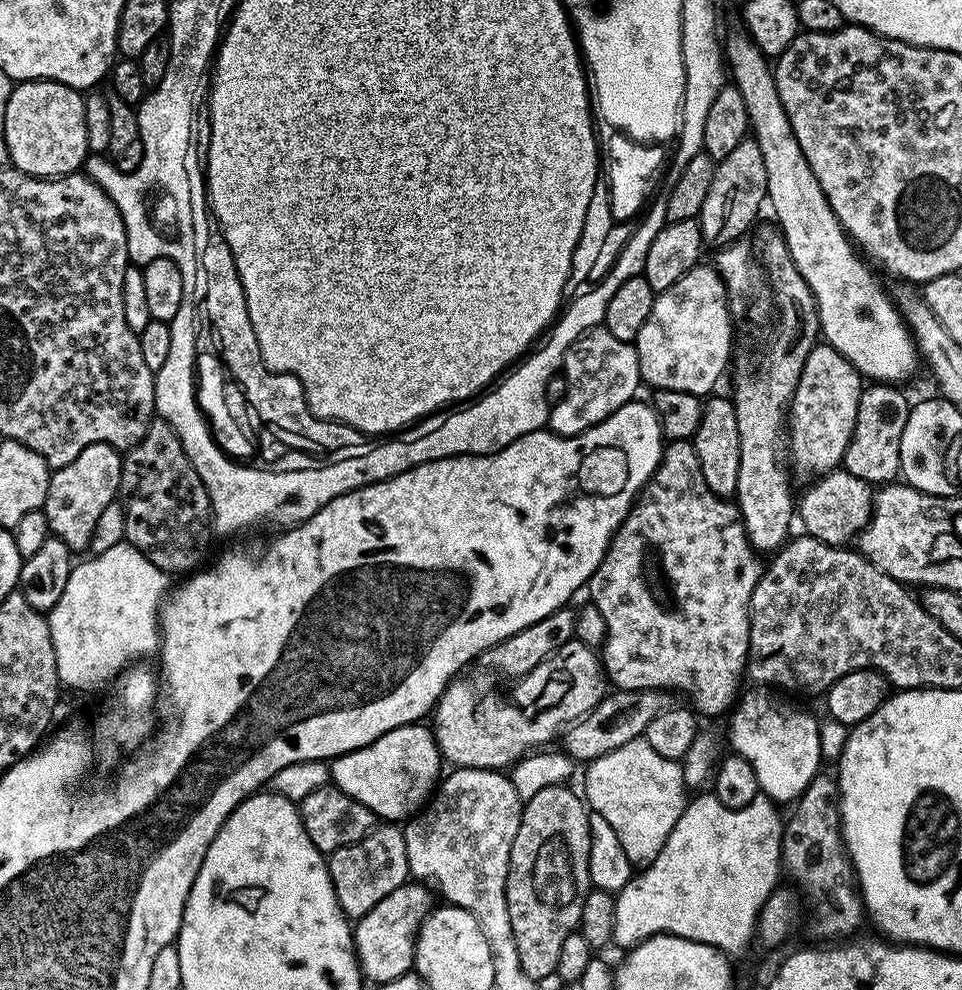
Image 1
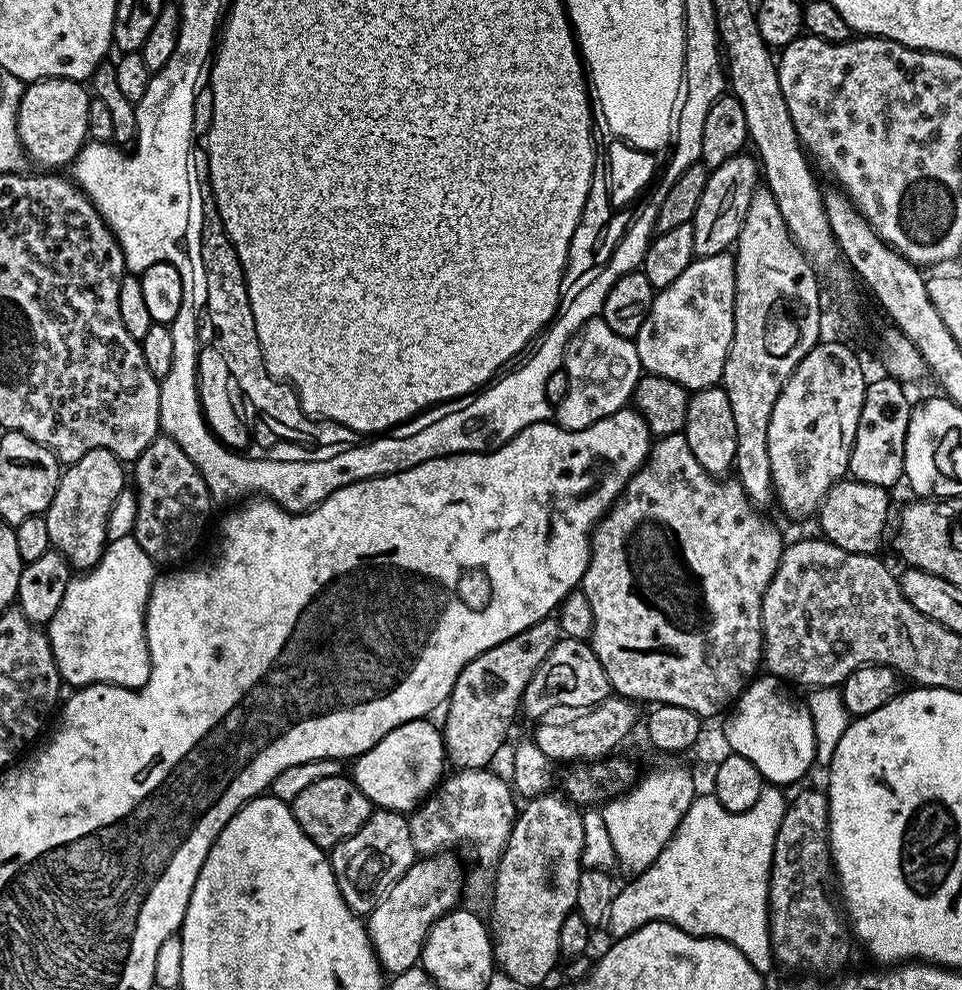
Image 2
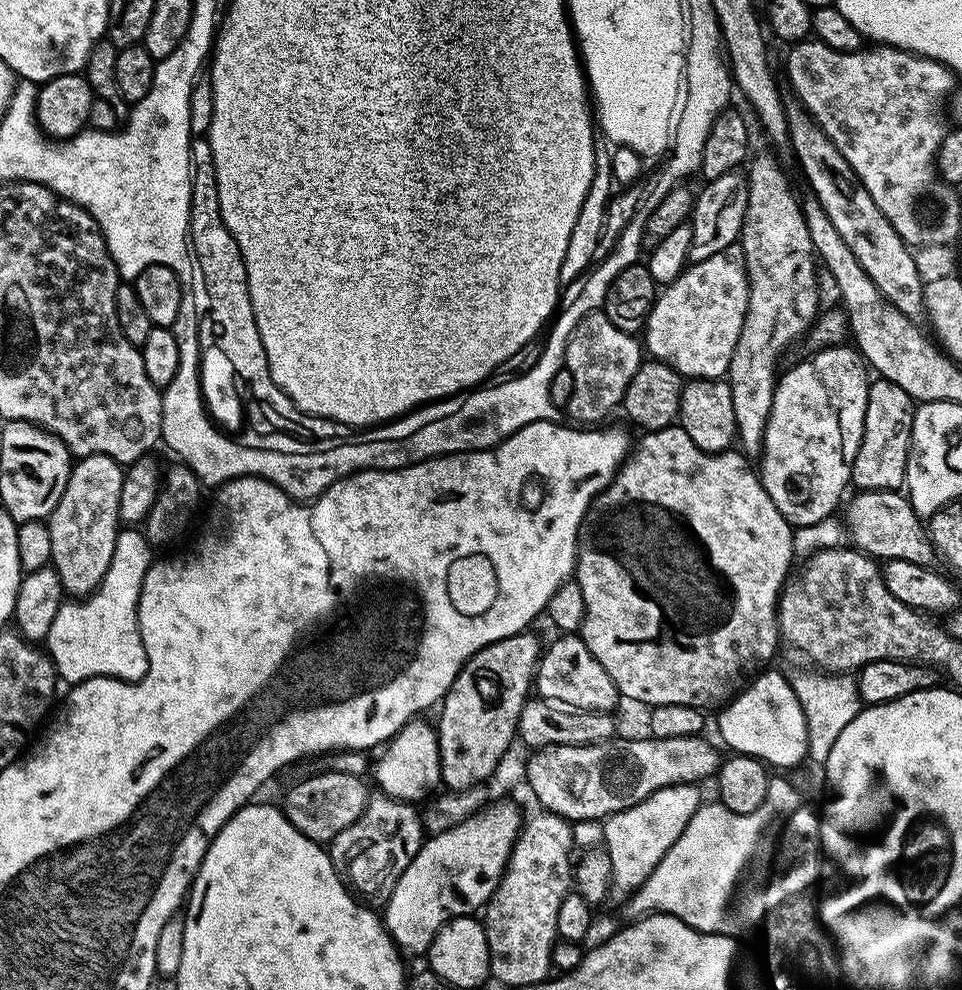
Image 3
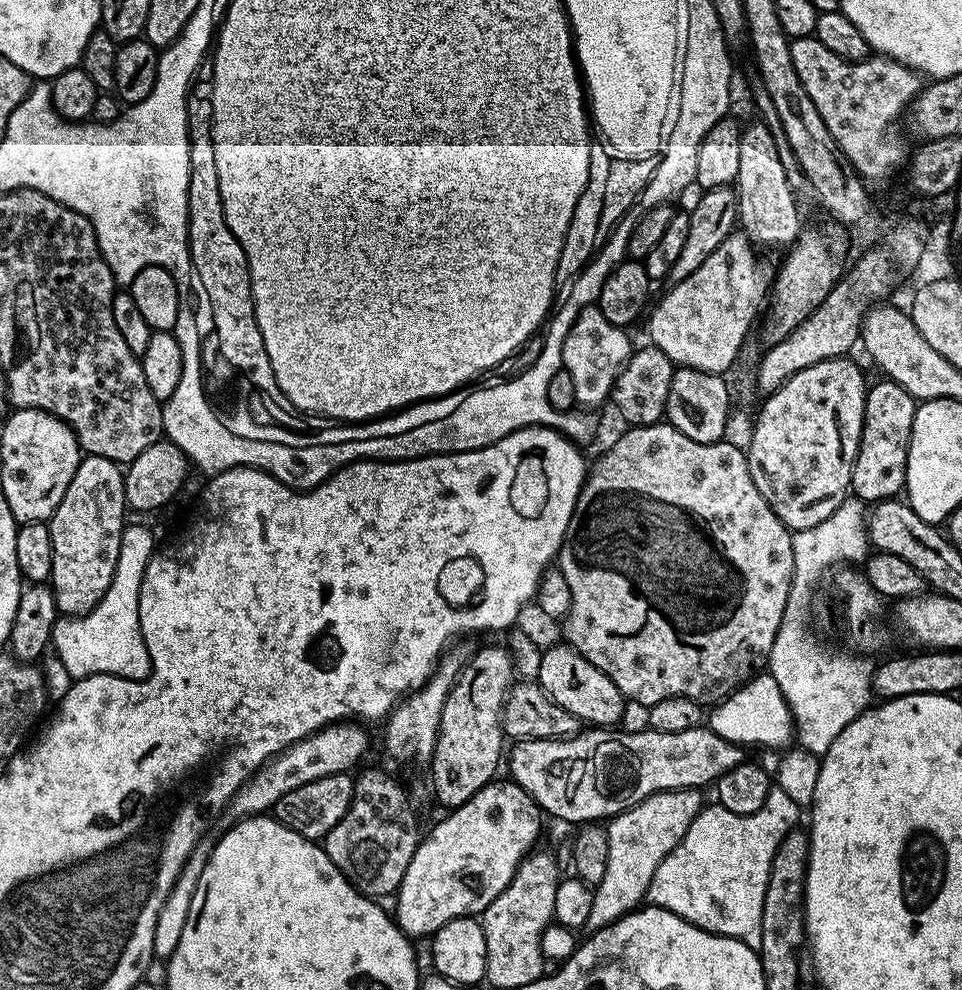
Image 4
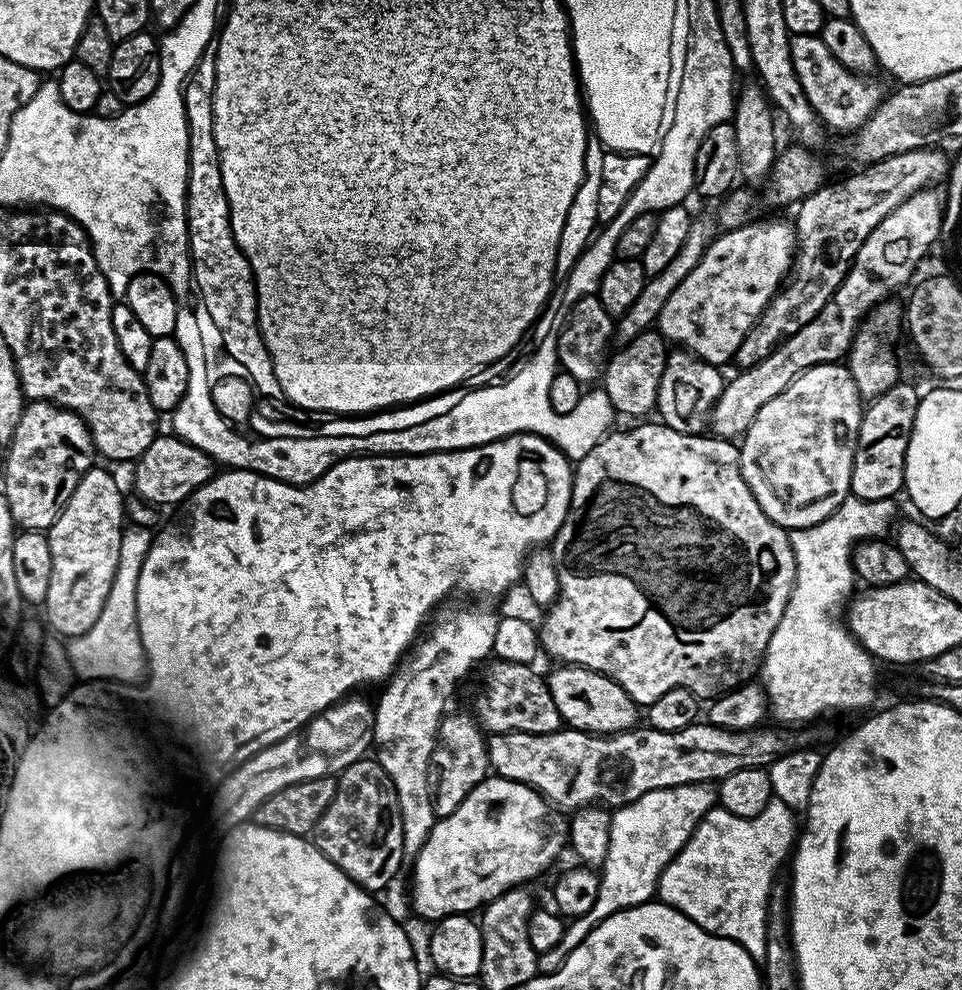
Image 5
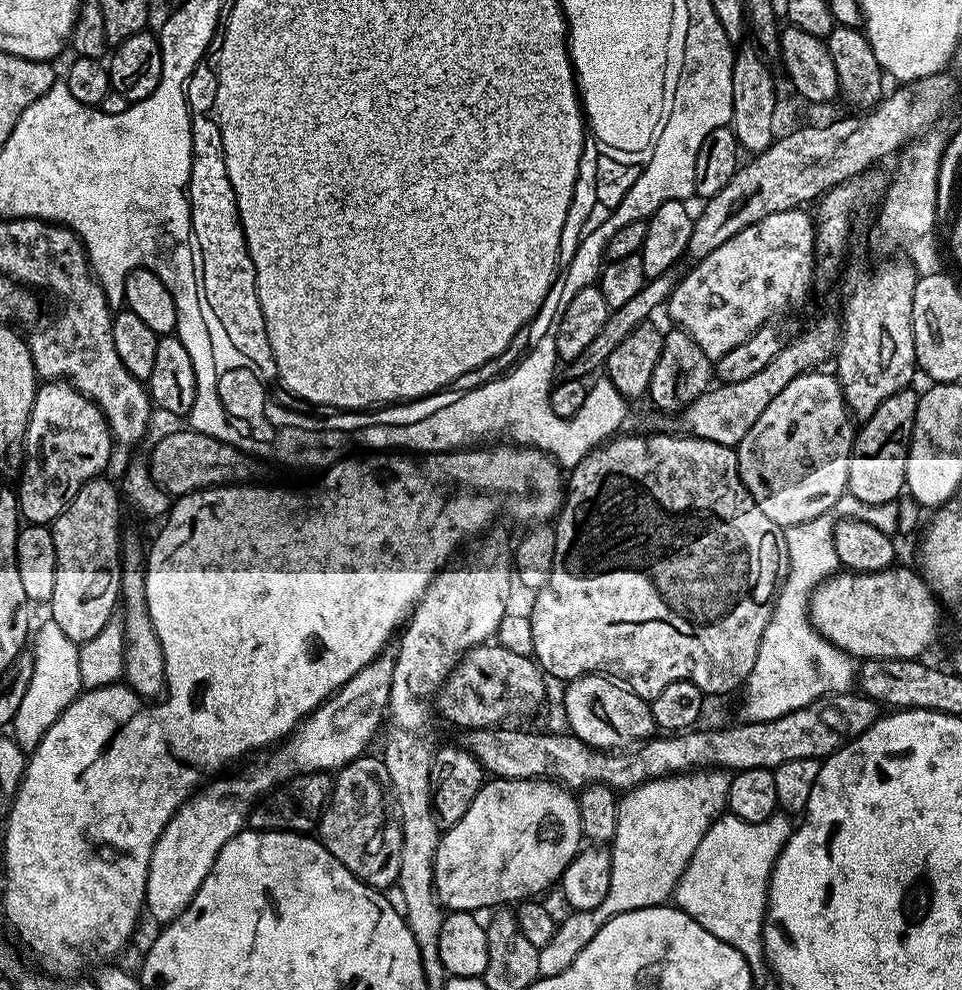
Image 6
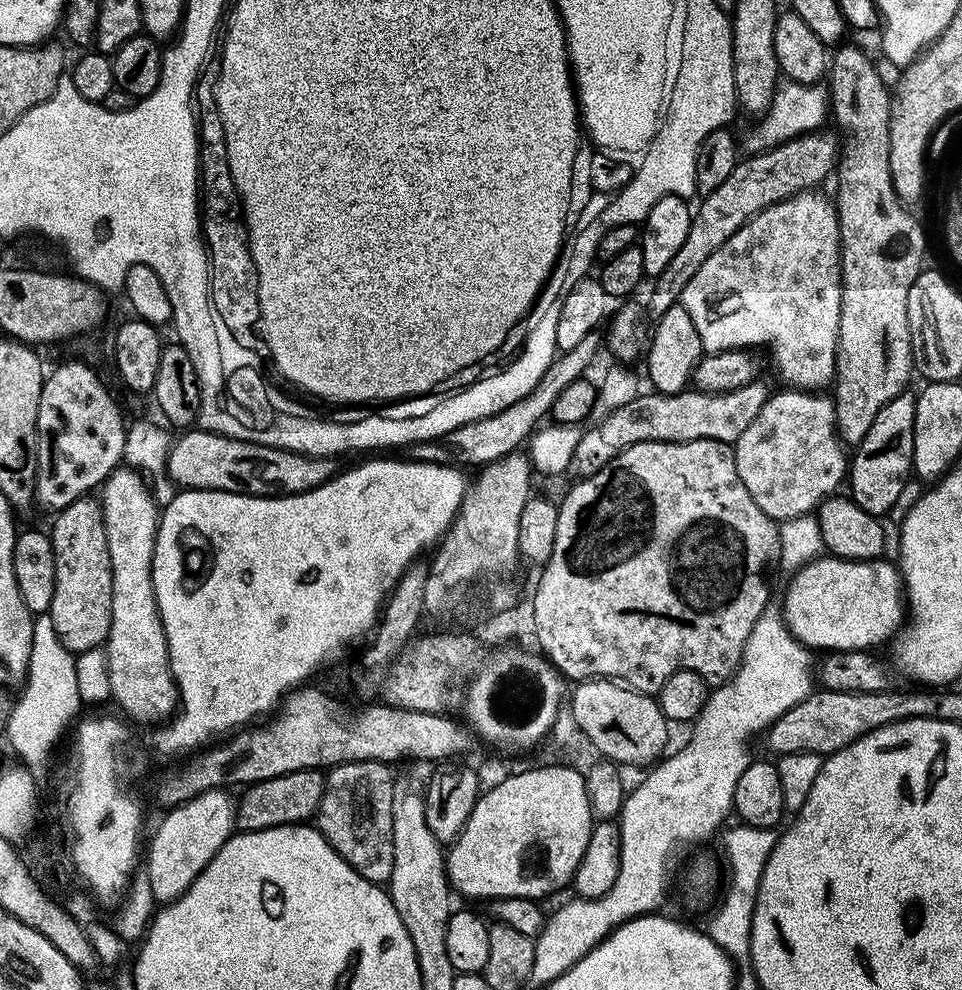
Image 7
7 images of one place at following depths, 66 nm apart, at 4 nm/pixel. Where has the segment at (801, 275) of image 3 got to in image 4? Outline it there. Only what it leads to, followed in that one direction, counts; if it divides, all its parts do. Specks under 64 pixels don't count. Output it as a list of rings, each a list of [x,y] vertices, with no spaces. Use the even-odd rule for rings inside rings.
[[[763,122],[747,125],[742,134],[742,147],[738,161],[738,174],[734,181],[737,201],[738,228],[754,246],[780,248],[795,244],[800,235],[801,209],[797,207],[796,196],[786,180],[781,159],[774,146],[774,132]]]

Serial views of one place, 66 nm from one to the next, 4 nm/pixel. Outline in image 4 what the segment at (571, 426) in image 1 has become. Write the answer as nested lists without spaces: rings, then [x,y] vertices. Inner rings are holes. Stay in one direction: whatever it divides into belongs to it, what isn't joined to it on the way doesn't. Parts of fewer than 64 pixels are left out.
[[[598,306],[584,308],[575,313],[570,330],[562,346],[562,367],[574,381],[576,404],[588,410],[595,410],[600,403],[612,395],[612,387],[624,364],[634,351],[634,344],[628,341],[628,332],[611,324]]]

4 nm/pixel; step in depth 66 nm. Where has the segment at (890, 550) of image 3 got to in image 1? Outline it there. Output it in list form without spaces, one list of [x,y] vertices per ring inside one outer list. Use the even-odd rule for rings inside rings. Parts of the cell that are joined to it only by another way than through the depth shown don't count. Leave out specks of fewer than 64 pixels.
[[[833,470],[825,472],[816,480],[804,493],[798,496],[798,520],[804,523],[803,531],[816,540],[821,540],[824,544],[833,546],[844,546],[855,541],[859,537],[860,531],[868,524],[872,518],[872,501],[874,499],[873,485],[868,484],[862,478],[854,478],[854,474],[843,470]]]

